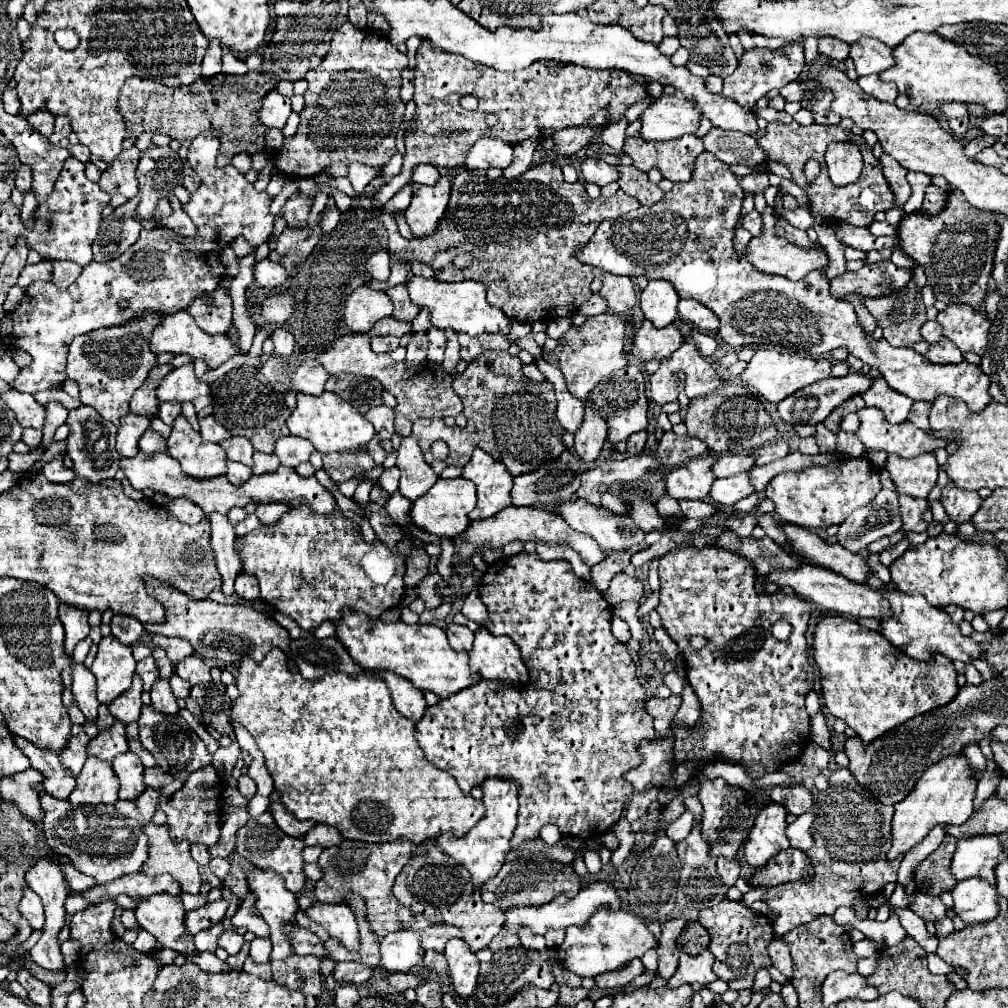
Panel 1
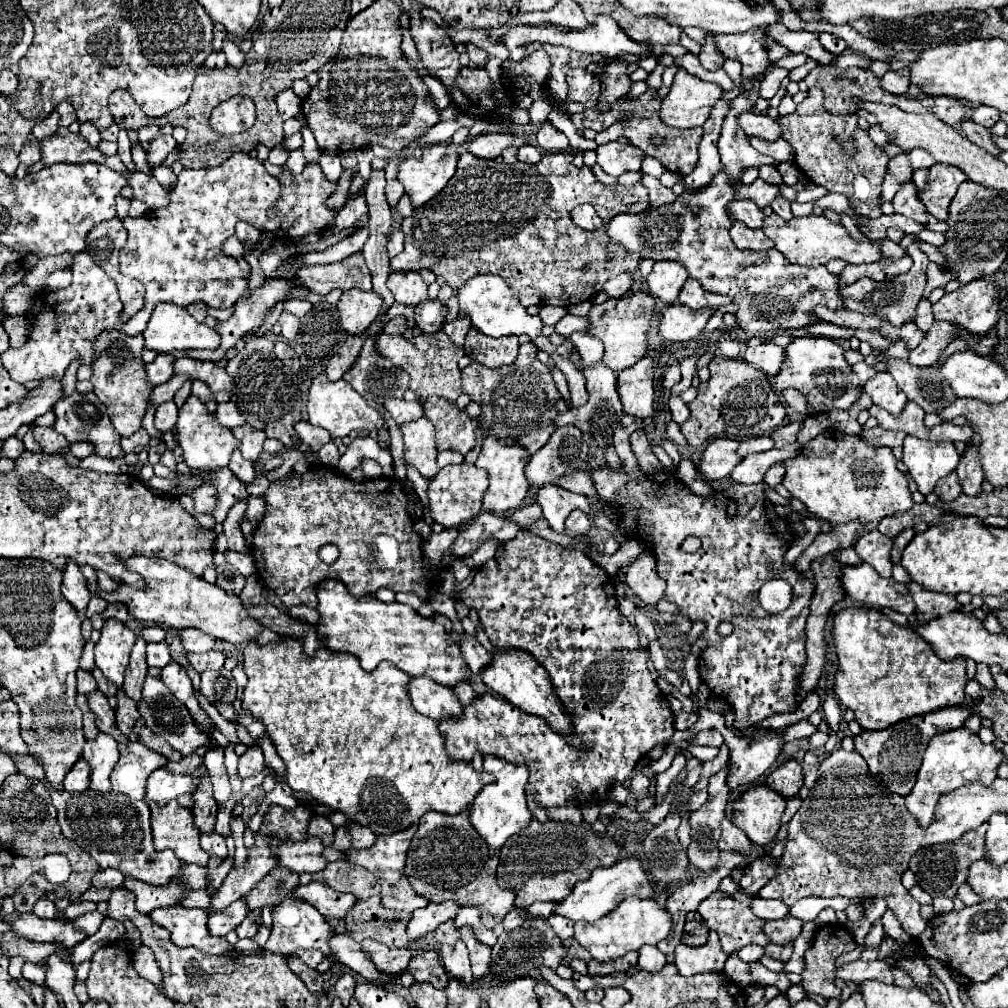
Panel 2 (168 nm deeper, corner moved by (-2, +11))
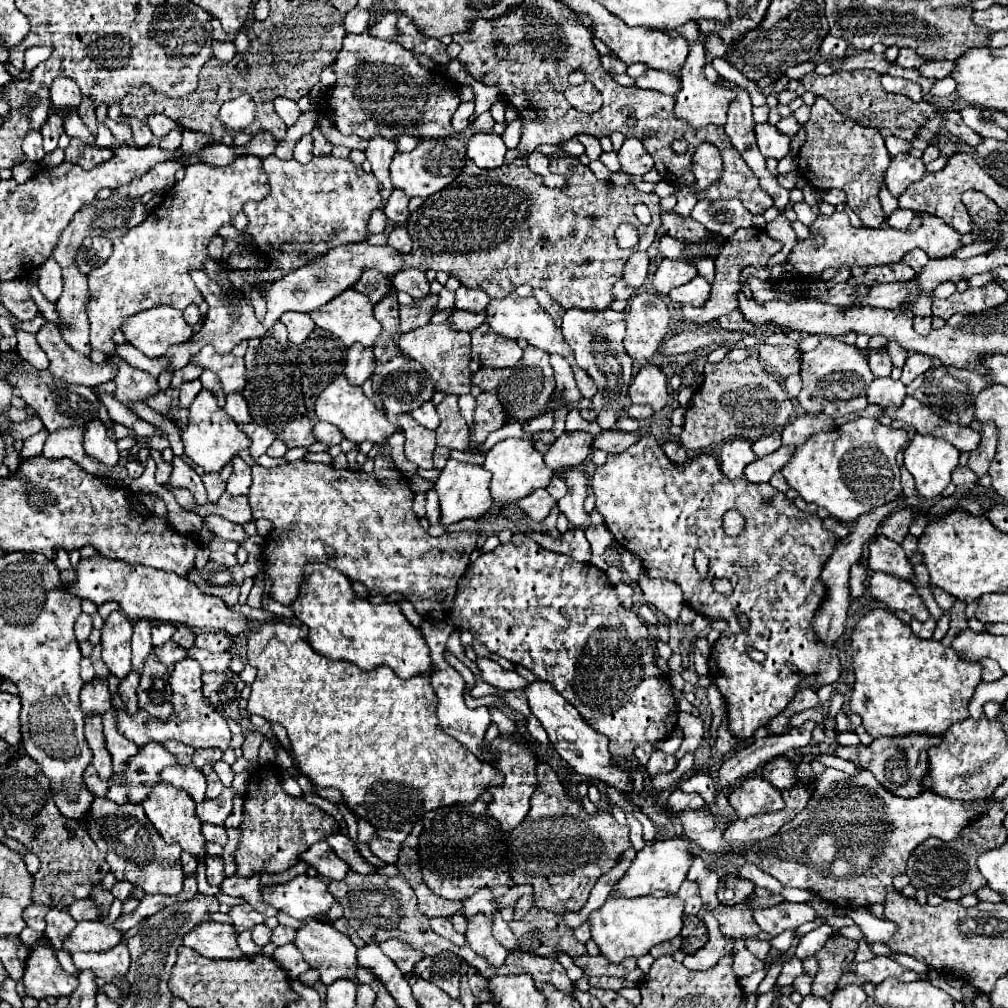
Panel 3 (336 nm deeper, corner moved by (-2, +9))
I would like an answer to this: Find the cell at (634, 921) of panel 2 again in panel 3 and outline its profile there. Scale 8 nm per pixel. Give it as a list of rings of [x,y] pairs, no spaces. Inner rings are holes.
[[[675,895],[663,899],[657,897],[607,897],[605,905],[589,915],[591,939],[597,943],[599,951],[607,957],[609,963],[621,963],[625,957],[641,957],[649,953],[651,947],[673,939],[681,933],[683,927],[683,901]]]

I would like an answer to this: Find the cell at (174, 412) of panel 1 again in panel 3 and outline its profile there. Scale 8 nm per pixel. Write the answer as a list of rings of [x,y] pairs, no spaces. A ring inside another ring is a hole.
[[[195,379],[195,381],[187,381],[187,383],[181,385],[179,391],[181,391],[181,393],[179,393],[181,407],[189,407],[191,401],[195,399],[195,395],[201,391],[201,381],[199,381],[199,379]]]

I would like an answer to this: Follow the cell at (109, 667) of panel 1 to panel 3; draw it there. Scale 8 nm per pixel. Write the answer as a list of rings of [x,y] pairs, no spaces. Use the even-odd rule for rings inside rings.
[[[113,611],[101,629],[101,659],[119,679],[131,671],[131,633],[133,625],[121,611]]]

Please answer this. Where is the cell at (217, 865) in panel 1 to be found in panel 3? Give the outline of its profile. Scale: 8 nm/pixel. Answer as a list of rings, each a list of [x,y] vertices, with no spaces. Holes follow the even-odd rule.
[[[203,823],[203,825],[201,825],[201,833],[203,833],[205,841],[217,843],[217,845],[221,845],[221,847],[227,843],[227,831],[225,831],[225,827]]]

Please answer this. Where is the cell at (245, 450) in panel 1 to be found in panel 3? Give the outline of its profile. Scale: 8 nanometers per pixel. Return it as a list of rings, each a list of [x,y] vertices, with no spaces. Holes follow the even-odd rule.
[[[257,423],[243,425],[241,431],[251,439],[251,447],[249,447],[251,459],[261,457],[261,455],[267,451],[267,447],[273,443],[273,437],[275,437],[267,427],[261,427],[261,425],[257,425]]]

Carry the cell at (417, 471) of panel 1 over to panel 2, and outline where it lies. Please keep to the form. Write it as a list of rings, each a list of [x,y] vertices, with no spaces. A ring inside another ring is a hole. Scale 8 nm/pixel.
[[[421,417],[413,423],[403,423],[403,445],[405,461],[413,465],[425,479],[431,479],[437,473],[437,449],[435,449],[435,431],[431,421]]]

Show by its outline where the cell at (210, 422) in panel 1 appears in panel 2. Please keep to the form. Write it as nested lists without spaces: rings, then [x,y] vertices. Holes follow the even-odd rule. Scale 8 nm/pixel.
[[[233,401],[219,403],[219,405],[217,405],[217,411],[215,411],[215,417],[217,417],[217,421],[219,421],[223,427],[229,427],[229,429],[245,423],[243,415],[239,413],[239,409],[237,409],[237,405],[235,405]]]

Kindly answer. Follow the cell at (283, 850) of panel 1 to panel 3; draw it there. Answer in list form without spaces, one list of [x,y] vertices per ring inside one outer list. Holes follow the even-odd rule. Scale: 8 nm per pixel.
[[[319,841],[319,843],[311,845],[303,853],[301,861],[315,867],[317,873],[321,877],[327,877],[327,879],[343,879],[345,873],[349,871],[349,865],[345,861],[341,861],[325,841]]]

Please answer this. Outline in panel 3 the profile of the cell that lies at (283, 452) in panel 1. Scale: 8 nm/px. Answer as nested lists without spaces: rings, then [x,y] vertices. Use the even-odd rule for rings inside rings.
[[[317,423],[317,425],[313,427],[313,435],[315,435],[315,439],[317,439],[319,443],[325,443],[327,447],[339,445],[341,439],[343,439],[343,435],[339,433],[339,429],[333,427],[333,425],[327,425],[327,423]]]

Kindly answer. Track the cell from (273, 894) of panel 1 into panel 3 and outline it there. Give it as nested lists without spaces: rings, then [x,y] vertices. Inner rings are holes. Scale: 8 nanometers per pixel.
[[[305,919],[303,921],[303,927],[295,929],[295,941],[297,949],[301,951],[301,955],[307,959],[307,963],[313,967],[313,969],[319,969],[321,973],[321,981],[325,985],[337,981],[337,979],[351,979],[351,981],[357,981],[355,973],[357,973],[357,947],[353,945],[353,941],[339,933],[331,923],[327,921],[319,921],[319,919]]]

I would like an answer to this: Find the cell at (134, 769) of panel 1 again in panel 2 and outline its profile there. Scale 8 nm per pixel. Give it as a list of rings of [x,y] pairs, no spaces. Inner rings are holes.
[[[141,743],[119,745],[119,761],[111,771],[111,787],[115,793],[125,793],[131,799],[143,799],[147,777],[165,763],[167,759],[161,753]]]

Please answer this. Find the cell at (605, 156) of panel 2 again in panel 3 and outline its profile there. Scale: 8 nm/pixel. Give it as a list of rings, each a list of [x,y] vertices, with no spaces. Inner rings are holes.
[[[633,137],[625,139],[625,143],[617,151],[617,157],[619,157],[621,169],[625,173],[643,175],[653,169],[653,157],[645,151],[645,147],[641,145],[639,139],[633,139]]]

